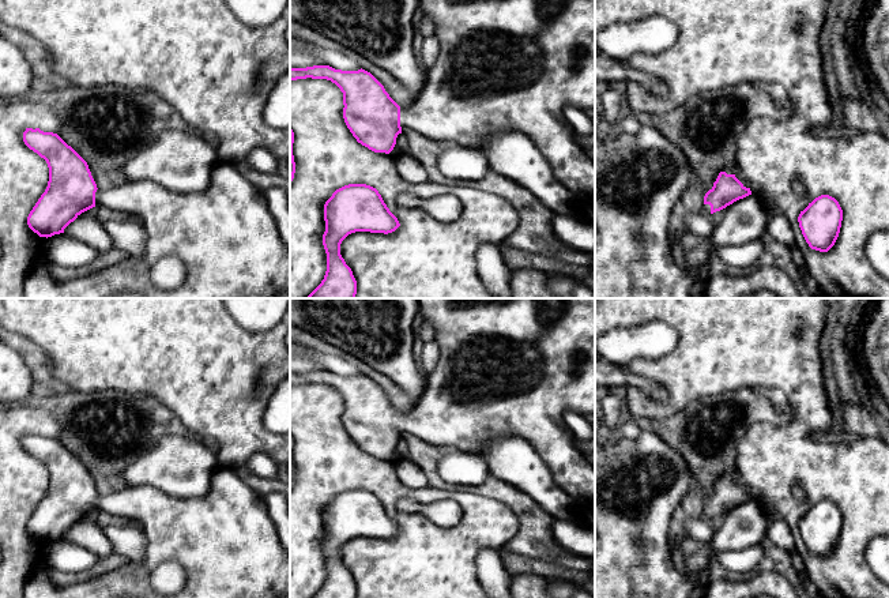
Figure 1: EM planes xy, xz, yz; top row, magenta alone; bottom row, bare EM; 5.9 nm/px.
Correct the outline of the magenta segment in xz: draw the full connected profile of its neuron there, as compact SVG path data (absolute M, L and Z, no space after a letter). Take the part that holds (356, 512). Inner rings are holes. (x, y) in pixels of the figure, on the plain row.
M349 489L336 494L324 509L324 526L327 576L312 598L357 598L357 586L340 560L342 546L355 537L388 539L400 529L378 496L366 489Z

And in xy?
M26 433L23 447L44 463L49 473L48 492L27 522L29 533L39 542L48 544L64 538L71 527L93 512L125 518L139 524L148 539L144 560L125 563L116 571L72 586L54 586L49 576L49 567L44 565L26 582L23 598L290 598L290 553L279 541L276 526L263 497L250 489L231 467L219 466L211 478L210 492L200 497L172 497L148 485L125 486L112 494L101 496L97 493L87 467L57 439ZM165 563L178 564L187 573L185 586L172 595L158 594L151 584L152 571Z

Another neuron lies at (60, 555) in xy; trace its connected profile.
M65 538L48 542L42 549L46 567L60 572L83 572L90 569L99 557Z

